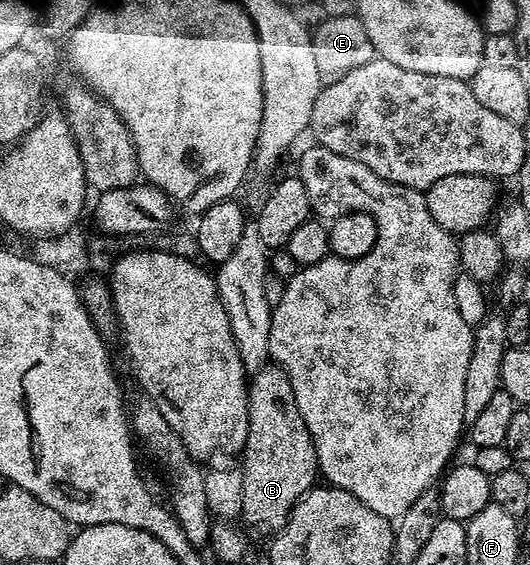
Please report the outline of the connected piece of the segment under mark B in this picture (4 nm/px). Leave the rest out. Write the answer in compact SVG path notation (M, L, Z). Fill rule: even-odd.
M265 365L253 372L248 383L250 392L250 428L246 438L246 446L240 452L240 470L244 481L244 505L241 522L246 522L258 535L273 537L282 530L291 509L305 497L310 488L319 482L320 472L318 458L312 437L308 433L308 425L304 425L304 417L300 417L300 405L296 403L296 393L292 389L292 381L288 373L277 365Z

